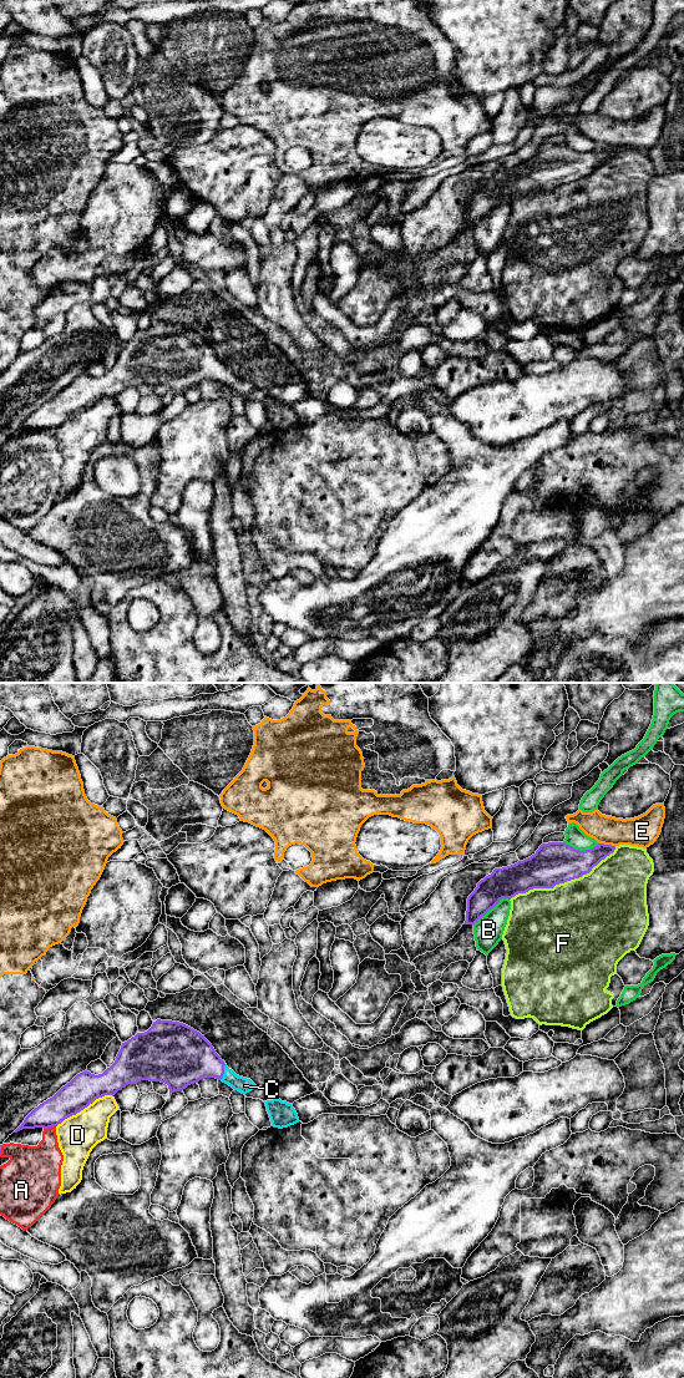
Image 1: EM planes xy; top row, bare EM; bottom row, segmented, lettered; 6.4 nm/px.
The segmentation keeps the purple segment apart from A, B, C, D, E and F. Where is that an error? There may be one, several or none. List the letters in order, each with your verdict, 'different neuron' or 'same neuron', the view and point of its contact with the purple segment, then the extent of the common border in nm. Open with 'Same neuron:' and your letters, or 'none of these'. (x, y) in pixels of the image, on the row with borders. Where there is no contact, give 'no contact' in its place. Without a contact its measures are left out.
Same neuron: C
A: different neuron; contact xy (49, 1126); length 80 nm
B: different neuron; contact xy (491, 907); length 280 nm
C: same neuron; contact xy (223, 1070); length 130 nm
D: different neuron; contact xy (84, 1108); length 420 nm
E: different neuron; contact xy (607, 845); length 110 nm
F: different neuron; contact xy (563, 882); length 750 nm

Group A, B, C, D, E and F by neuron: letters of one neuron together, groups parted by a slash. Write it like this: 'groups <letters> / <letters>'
groups A / B / C / D / E / F

